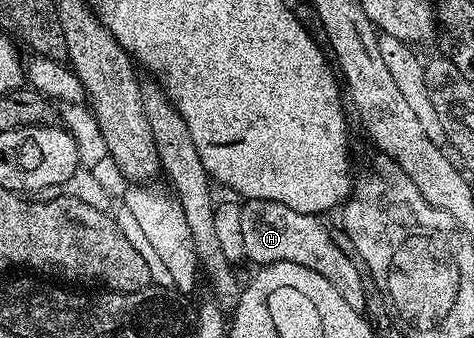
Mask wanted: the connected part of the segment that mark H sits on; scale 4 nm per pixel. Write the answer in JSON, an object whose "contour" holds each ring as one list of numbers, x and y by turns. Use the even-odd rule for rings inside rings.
{"contour":[[245,200,241,204,241,217,243,218,243,248,245,250,245,260,251,262,254,260,254,265,264,266,274,264,275,262,295,262,299,266,307,266,307,270,315,270,315,274,323,274,323,278,327,278,327,282,331,282,331,286,335,286,335,290,339,290,339,294,343,294,343,298,351,305,355,311,365,312,365,291,363,290,363,278,359,278,359,270,355,270,355,262,353,256,348,251,344,252,339,245,333,241,333,236,320,224,320,219,317,216,308,216,299,210,291,210,291,206,283,206,279,202,271,202,270,200]]}

